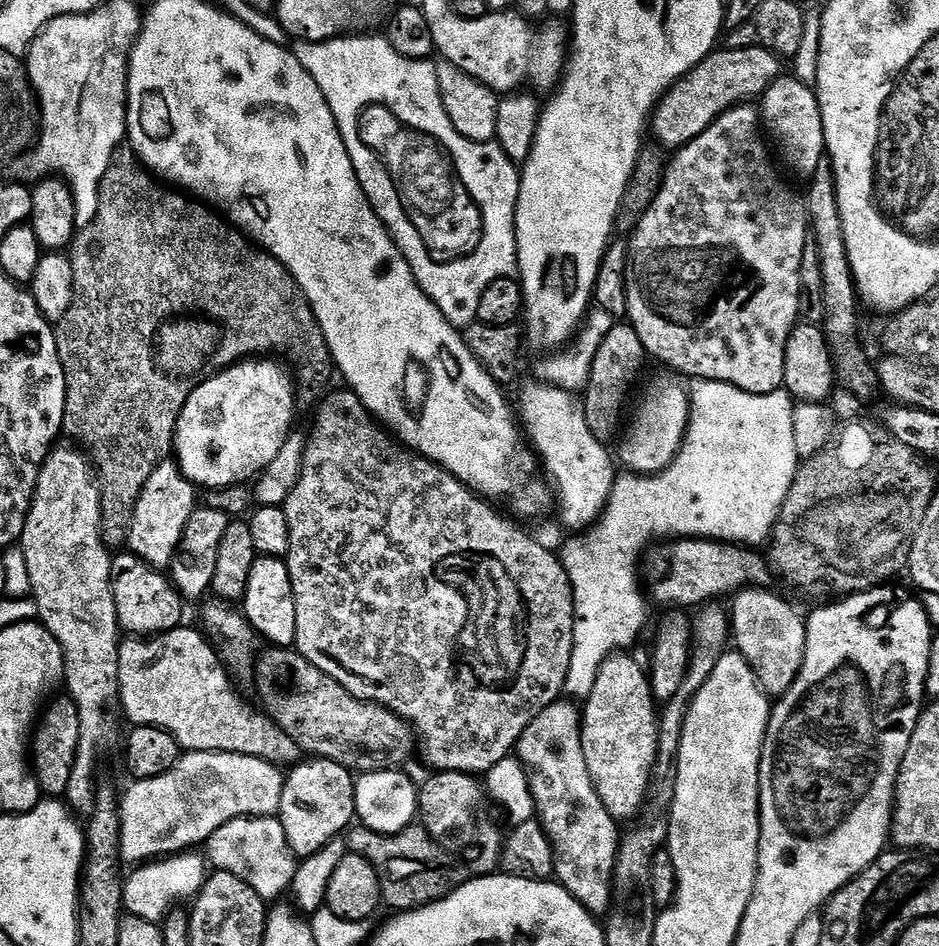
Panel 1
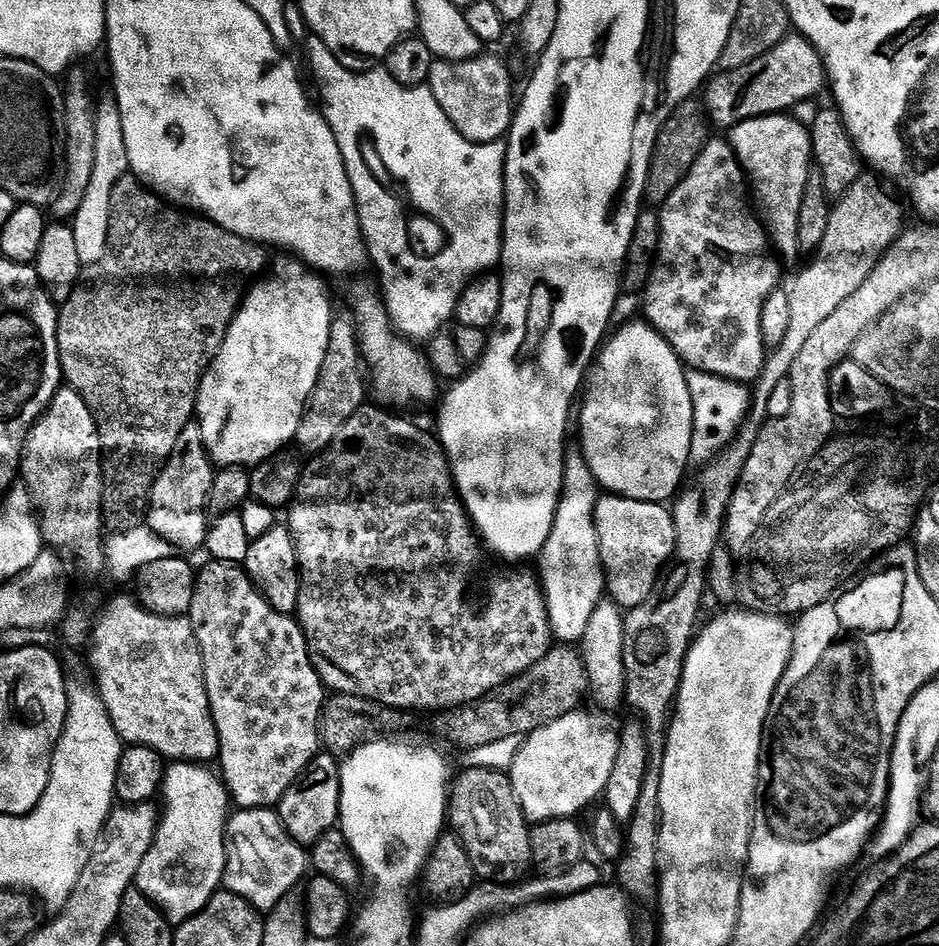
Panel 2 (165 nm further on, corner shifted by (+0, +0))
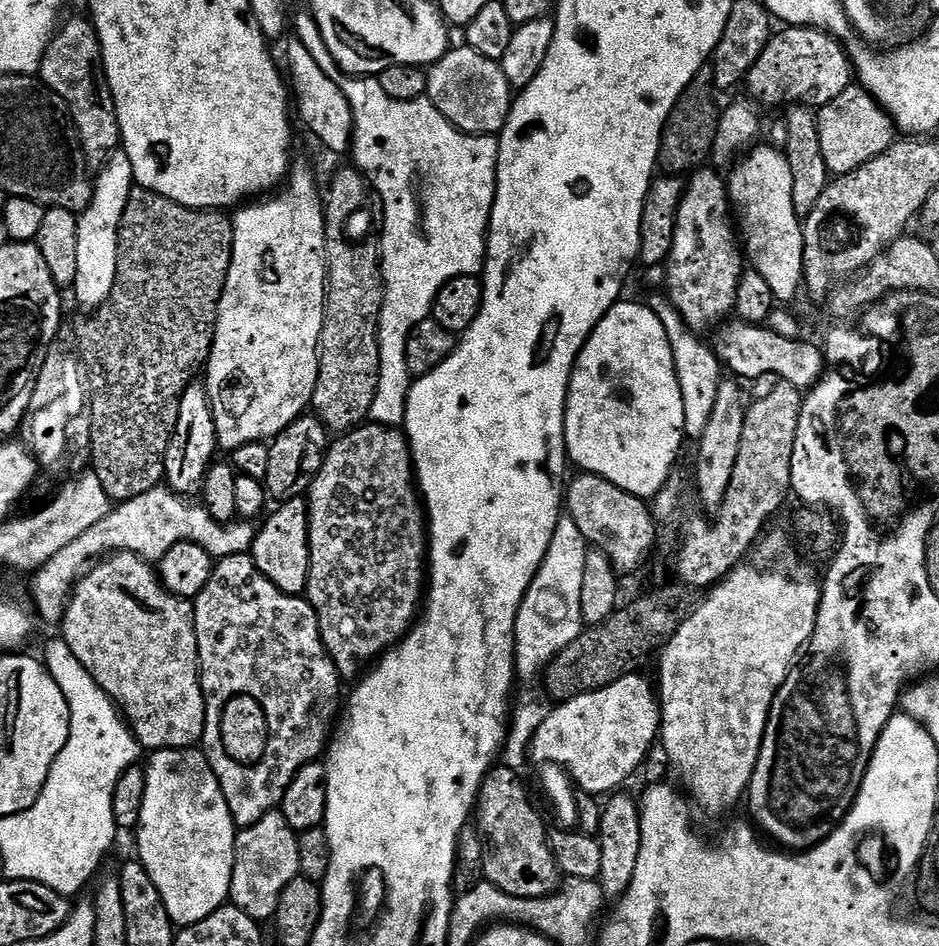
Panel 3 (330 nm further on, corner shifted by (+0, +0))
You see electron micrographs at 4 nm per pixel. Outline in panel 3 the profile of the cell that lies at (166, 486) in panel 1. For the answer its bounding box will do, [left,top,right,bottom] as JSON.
[164,382,218,497]

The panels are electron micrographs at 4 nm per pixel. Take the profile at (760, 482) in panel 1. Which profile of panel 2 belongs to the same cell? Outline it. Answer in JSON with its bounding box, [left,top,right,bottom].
[688,370,750,462]

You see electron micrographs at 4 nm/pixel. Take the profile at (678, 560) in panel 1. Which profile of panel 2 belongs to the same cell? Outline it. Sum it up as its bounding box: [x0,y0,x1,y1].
[596,494,676,610]

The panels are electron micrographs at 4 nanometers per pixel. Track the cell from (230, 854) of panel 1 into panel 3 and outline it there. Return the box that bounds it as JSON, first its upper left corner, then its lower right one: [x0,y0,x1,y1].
[230,811,300,922]

